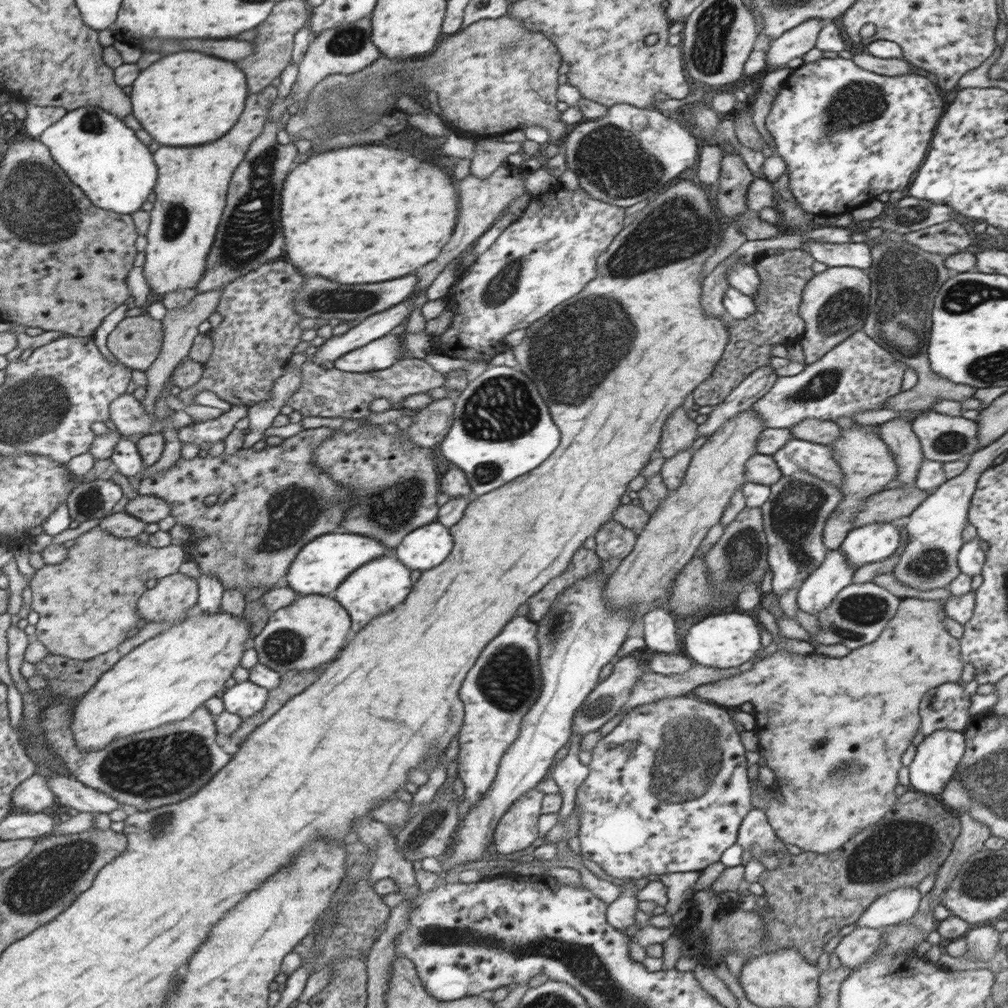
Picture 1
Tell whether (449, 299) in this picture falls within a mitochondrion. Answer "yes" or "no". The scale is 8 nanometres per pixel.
no

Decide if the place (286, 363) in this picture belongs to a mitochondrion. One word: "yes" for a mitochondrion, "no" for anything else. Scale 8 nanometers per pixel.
no

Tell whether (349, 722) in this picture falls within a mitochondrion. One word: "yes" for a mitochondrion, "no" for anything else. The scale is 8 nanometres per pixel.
no

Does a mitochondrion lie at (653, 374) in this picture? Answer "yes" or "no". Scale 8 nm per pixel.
no

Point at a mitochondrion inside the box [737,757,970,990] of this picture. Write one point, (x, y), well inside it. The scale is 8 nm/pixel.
(914, 840)

